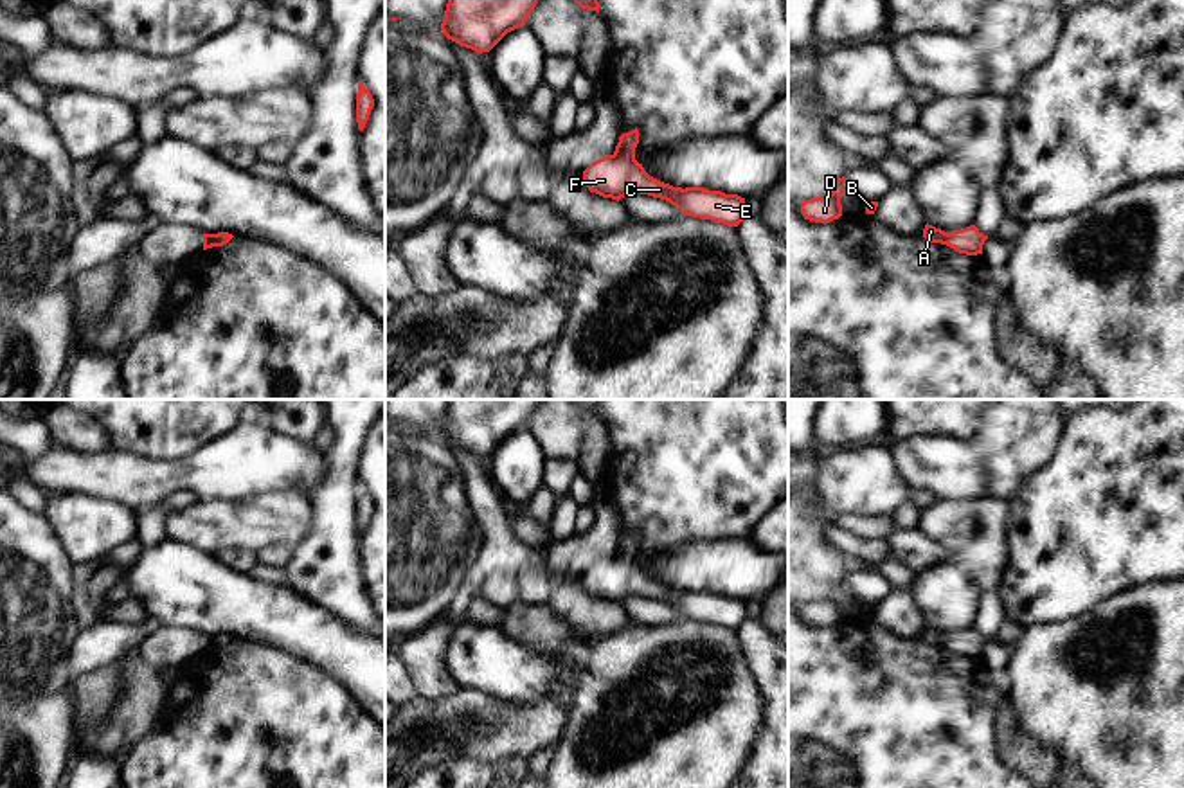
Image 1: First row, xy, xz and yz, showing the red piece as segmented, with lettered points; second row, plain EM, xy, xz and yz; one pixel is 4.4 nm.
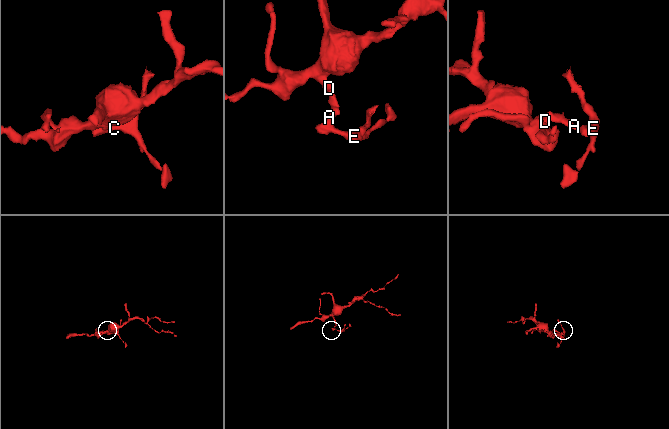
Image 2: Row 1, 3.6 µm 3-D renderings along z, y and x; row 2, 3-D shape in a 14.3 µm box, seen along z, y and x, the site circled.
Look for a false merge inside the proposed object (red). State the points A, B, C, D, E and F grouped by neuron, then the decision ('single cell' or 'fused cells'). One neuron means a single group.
groups A B C D E F; single cell

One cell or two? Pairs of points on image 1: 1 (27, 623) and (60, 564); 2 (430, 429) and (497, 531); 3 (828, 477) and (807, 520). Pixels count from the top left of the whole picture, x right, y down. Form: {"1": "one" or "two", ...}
{"1": "one", "2": "one", "3": "two"}

